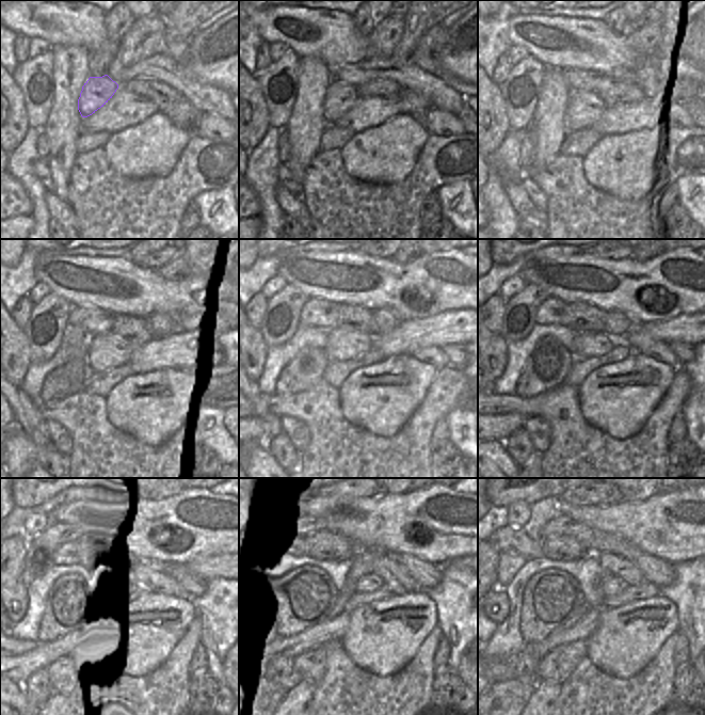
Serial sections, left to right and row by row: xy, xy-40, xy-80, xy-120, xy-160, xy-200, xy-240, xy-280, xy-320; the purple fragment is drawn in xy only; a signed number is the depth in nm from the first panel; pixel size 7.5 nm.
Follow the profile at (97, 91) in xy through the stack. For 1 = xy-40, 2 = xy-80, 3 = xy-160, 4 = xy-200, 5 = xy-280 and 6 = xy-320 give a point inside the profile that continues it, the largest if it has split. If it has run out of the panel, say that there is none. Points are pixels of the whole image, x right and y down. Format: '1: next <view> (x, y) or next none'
1: next xy-40 (340, 96)
2: next xy-80 (583, 110)
3: next xy-160 (342, 344)
4: next xy-200 (588, 344)
5: next xy-280 (368, 583)
6: next xy-320 (611, 585)

